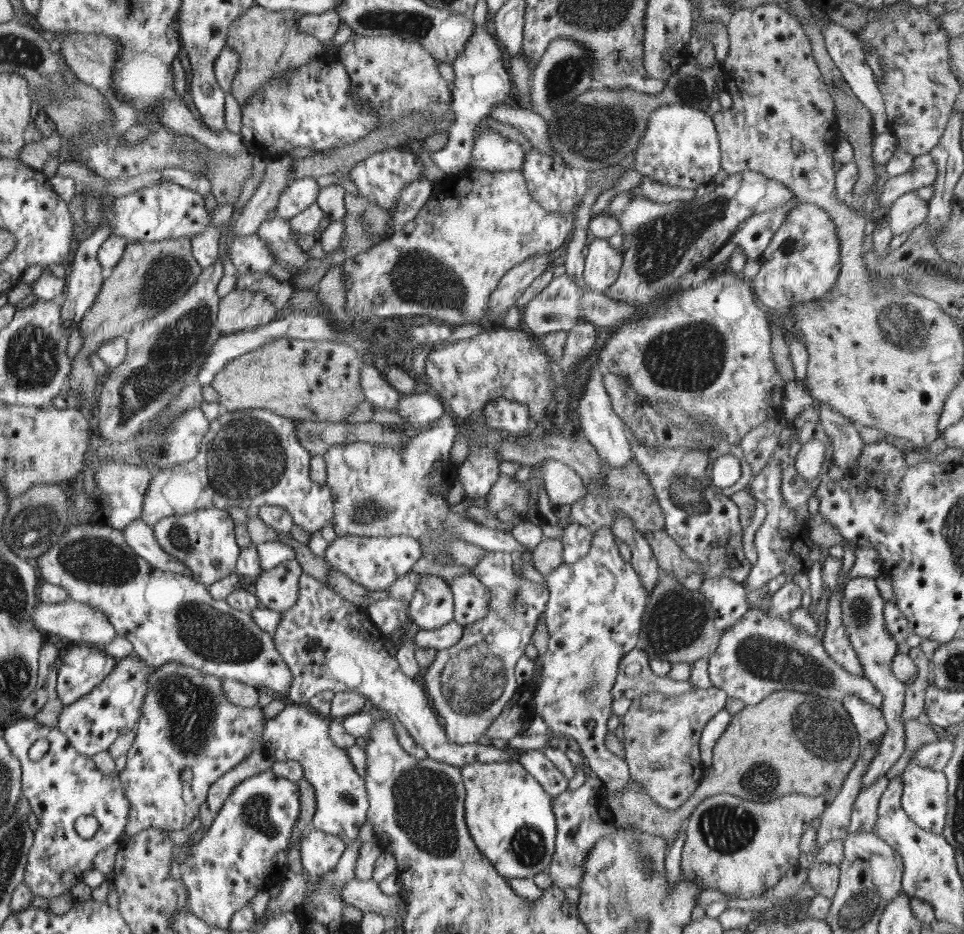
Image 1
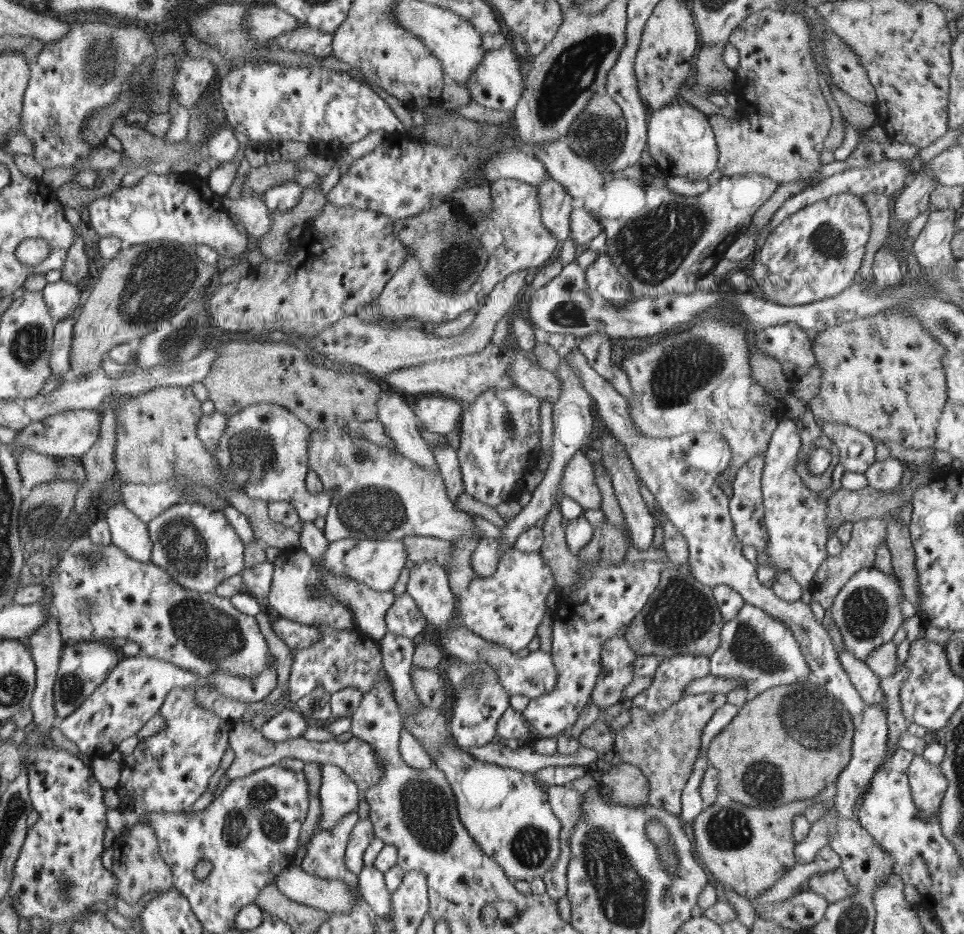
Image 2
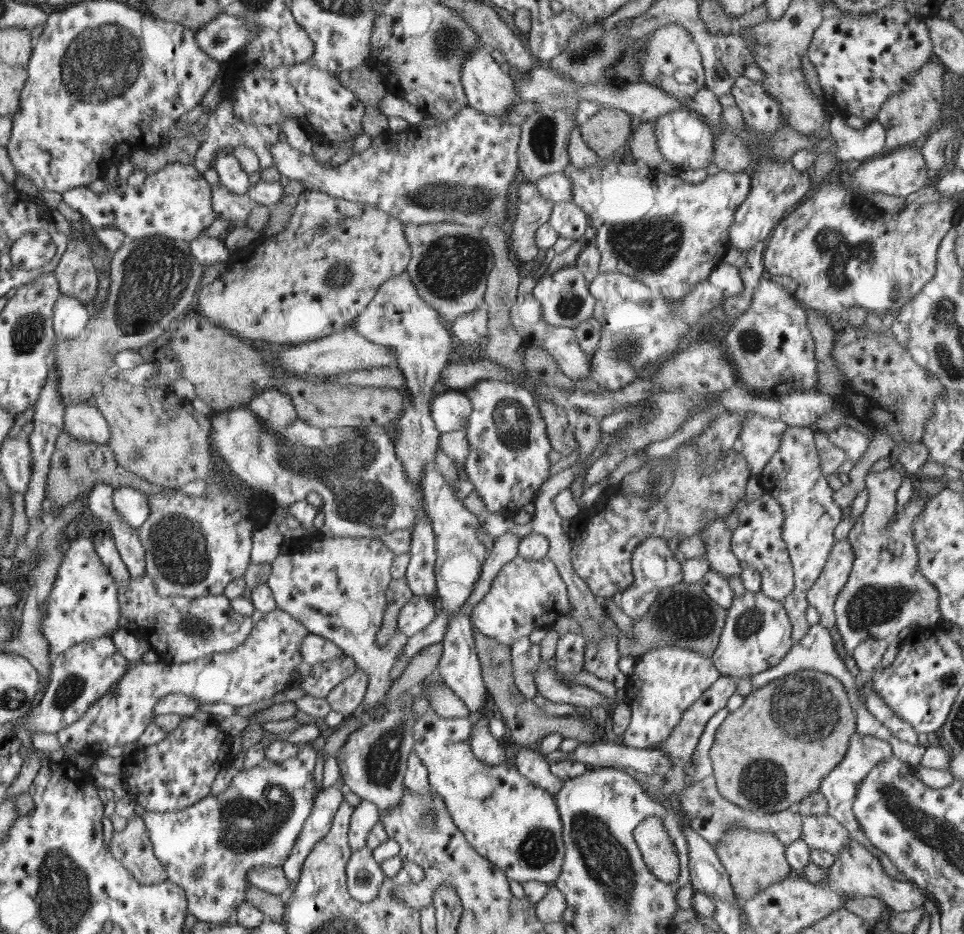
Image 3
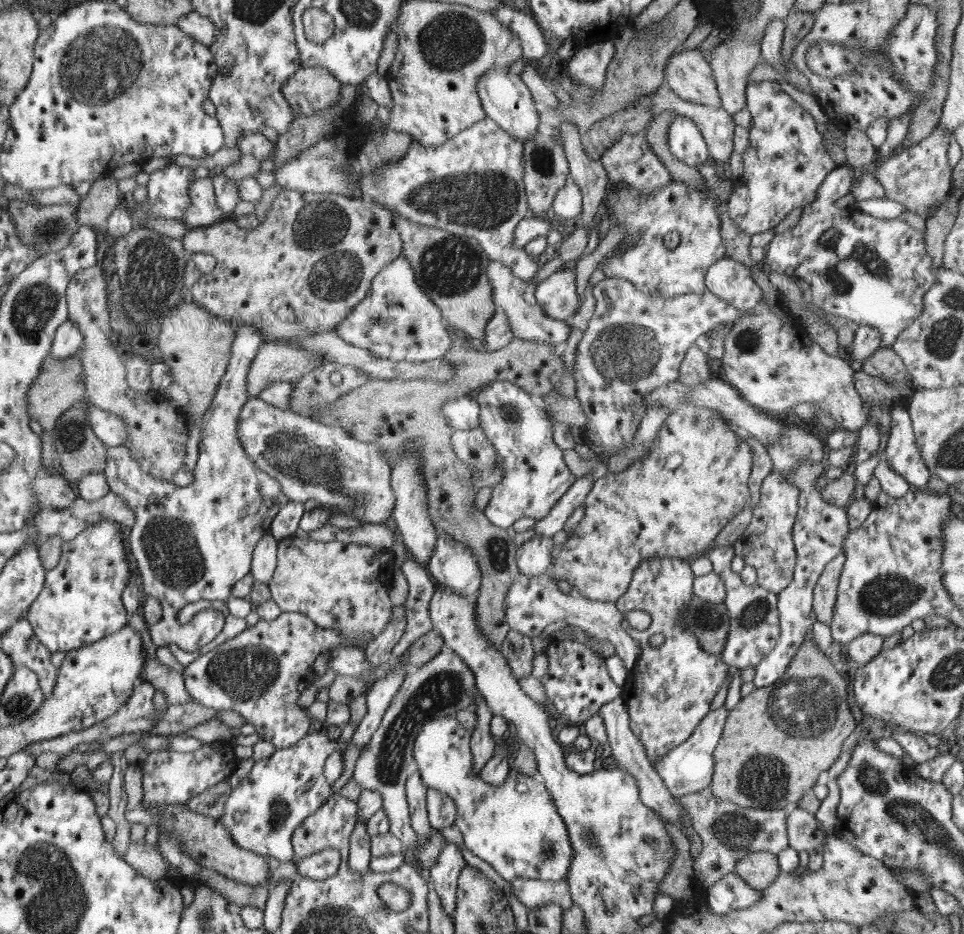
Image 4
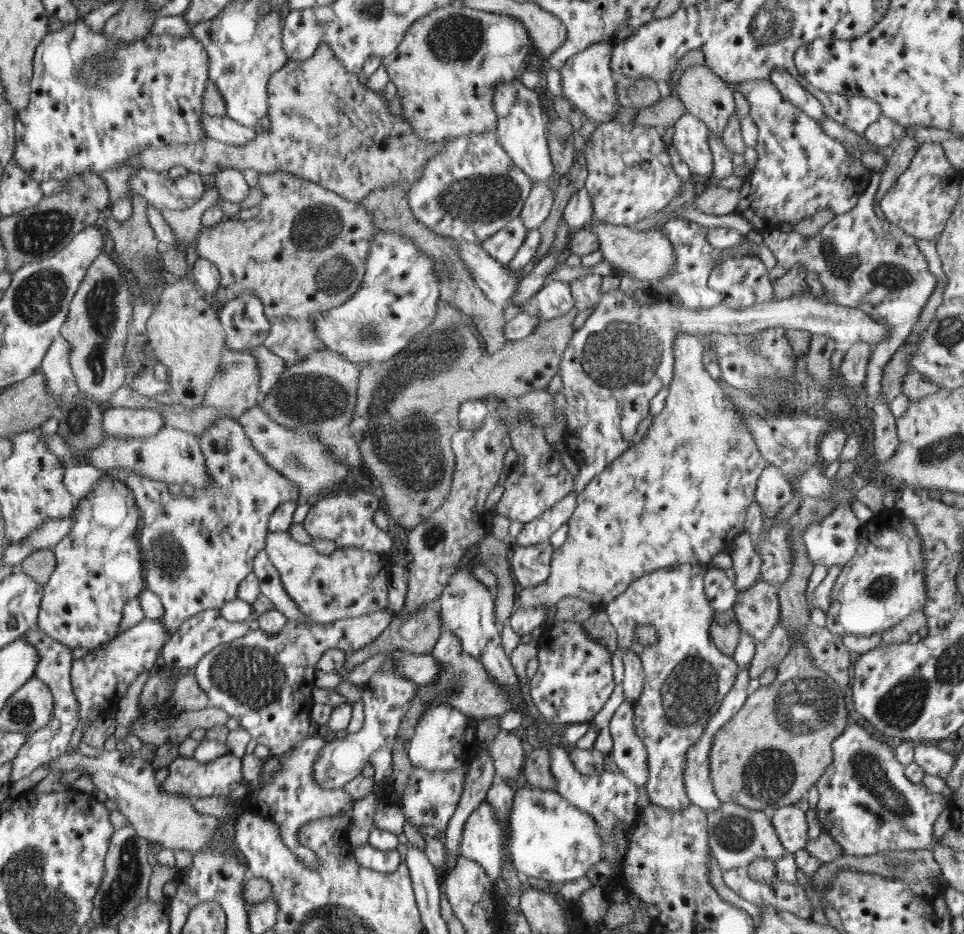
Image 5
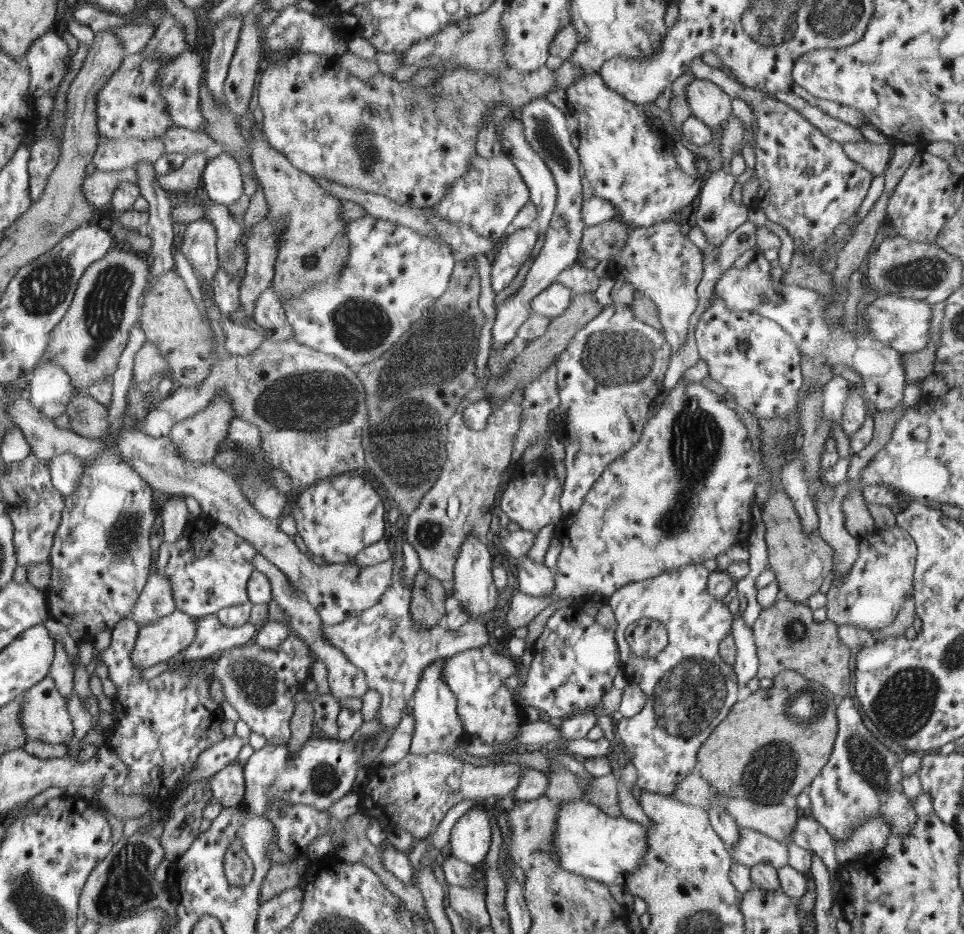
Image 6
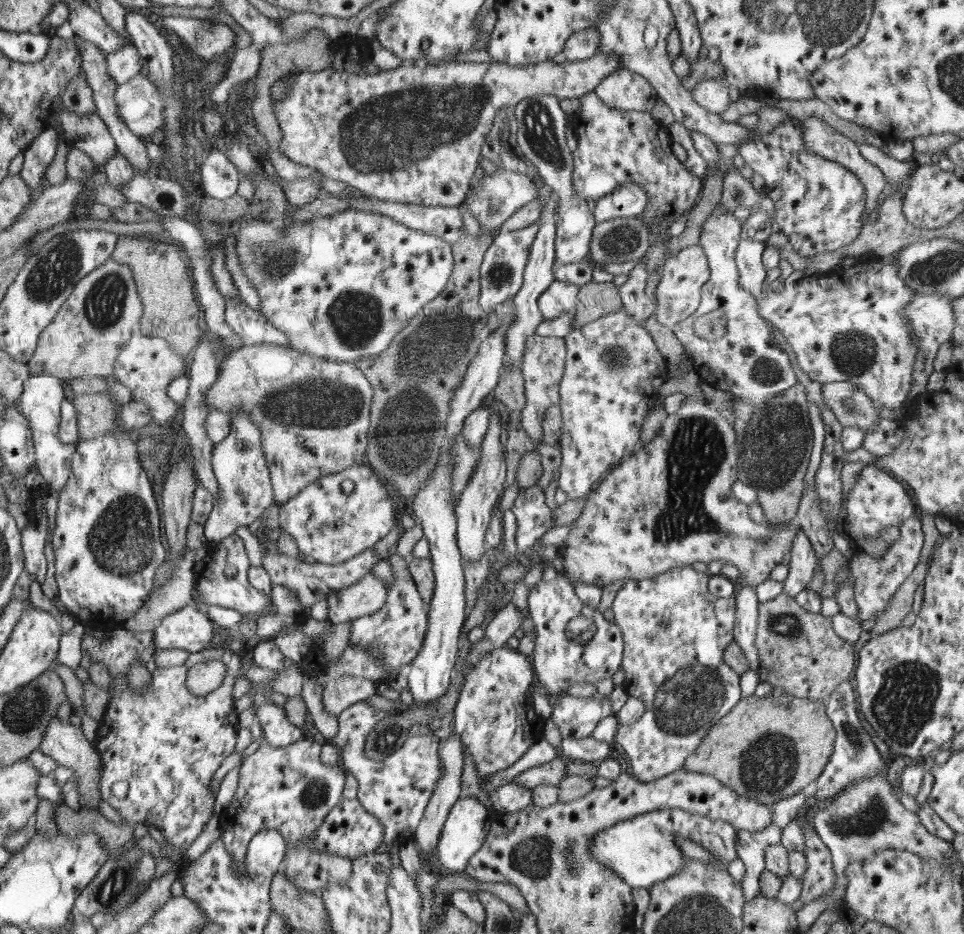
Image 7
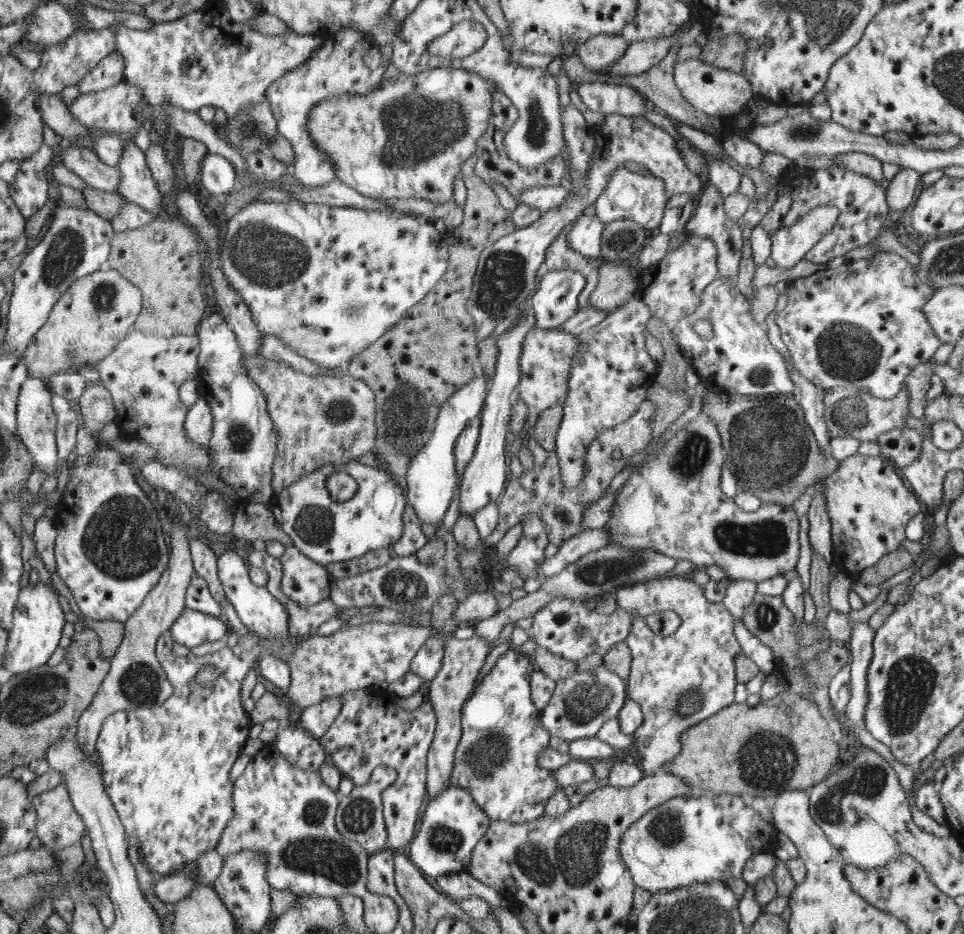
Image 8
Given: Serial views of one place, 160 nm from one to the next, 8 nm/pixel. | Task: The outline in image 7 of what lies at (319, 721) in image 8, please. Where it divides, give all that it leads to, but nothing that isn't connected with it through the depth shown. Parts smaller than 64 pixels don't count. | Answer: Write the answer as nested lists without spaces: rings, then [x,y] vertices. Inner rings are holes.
[[[341,676],[329,682],[322,693],[323,708],[338,716],[352,704],[364,701],[377,692],[377,683],[363,676]]]

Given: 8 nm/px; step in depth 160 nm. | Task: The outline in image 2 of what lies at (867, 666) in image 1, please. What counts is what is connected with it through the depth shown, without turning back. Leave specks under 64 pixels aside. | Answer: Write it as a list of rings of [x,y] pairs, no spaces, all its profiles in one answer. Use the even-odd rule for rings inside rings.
[[[875,567],[863,568],[850,577],[834,597],[831,606],[834,622],[840,630],[846,650],[865,662],[875,648],[891,641],[904,621],[900,609],[900,601],[903,600],[901,592],[903,590],[895,573],[888,575]]]

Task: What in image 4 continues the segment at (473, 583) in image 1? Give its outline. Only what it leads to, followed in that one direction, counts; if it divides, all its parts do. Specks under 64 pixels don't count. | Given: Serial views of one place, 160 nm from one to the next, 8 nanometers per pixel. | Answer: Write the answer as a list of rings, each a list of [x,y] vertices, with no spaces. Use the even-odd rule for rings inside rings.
[[[545,572],[538,576],[526,576],[519,573],[507,592],[506,613],[510,630],[518,631],[526,636],[542,635],[548,624],[564,620],[572,628],[581,628],[593,639],[608,640],[615,646],[616,654],[622,659],[630,675],[641,657],[642,647],[621,626],[622,614],[615,603],[590,600],[575,592],[562,593],[557,583]]]

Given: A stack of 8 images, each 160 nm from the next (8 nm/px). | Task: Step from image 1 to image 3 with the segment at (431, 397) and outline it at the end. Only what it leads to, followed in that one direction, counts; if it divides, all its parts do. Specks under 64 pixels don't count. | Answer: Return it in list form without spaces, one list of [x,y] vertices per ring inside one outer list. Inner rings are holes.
[[[438,390],[431,401],[431,417],[440,433],[466,428],[472,411],[467,396],[453,390]]]

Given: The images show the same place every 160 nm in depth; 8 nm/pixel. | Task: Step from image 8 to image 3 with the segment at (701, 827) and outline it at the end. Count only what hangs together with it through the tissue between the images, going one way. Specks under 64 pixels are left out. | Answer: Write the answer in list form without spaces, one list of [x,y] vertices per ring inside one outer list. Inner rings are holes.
[[[430,710],[417,718],[412,729],[413,750],[428,769],[431,788],[444,798],[471,847],[502,869],[510,880],[520,885],[529,881],[554,884],[566,858],[563,821],[555,798],[524,778],[514,766],[505,762],[486,765],[476,759],[470,750],[470,729],[468,717],[444,718]]]

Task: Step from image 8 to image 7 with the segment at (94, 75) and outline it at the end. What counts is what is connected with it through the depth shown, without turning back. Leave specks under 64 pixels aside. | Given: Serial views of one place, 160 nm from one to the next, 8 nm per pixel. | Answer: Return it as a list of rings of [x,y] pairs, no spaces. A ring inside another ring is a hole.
[[[128,44],[122,50],[106,55],[106,66],[109,77],[114,84],[121,85],[136,76],[141,69],[140,55],[134,44]]]

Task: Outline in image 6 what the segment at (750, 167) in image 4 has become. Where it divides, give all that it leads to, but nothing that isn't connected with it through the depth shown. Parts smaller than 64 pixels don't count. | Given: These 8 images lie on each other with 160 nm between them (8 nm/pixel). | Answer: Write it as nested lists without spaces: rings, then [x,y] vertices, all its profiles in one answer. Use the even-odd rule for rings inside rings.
[[[702,57],[691,61],[690,72],[695,78],[711,80],[717,84],[731,98],[742,98],[752,109],[754,119],[758,124],[755,145],[755,174],[760,181],[759,189],[749,209],[764,210],[770,222],[776,222],[783,226],[790,238],[794,240],[795,249],[817,249],[823,246],[837,225],[848,220],[861,207],[864,197],[867,195],[874,176],[863,166],[856,164],[842,150],[842,145],[828,138],[821,130],[818,130],[807,118],[804,118],[795,108],[778,100],[773,94],[756,90],[751,86],[736,83],[716,67],[709,66]]]

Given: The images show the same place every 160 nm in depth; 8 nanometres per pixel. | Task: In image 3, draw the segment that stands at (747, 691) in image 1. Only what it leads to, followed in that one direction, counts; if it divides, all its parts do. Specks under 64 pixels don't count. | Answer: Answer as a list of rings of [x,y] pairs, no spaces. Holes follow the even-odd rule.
[[[725,576],[733,592],[732,604],[727,608],[718,646],[710,657],[721,675],[736,678],[750,677],[777,666],[793,646],[792,623],[781,601],[770,598],[762,592],[752,592],[744,588],[737,577]],[[854,732],[854,735],[850,738],[850,745],[848,746],[846,755],[840,759],[836,768],[822,780],[819,791],[824,794],[828,801],[827,815],[832,816],[837,822],[840,822],[849,832],[849,836],[851,836],[852,839],[856,839],[863,847],[872,851],[880,859],[885,874],[888,874],[894,879],[898,878],[901,882],[907,882],[908,880],[905,876],[898,874],[898,869],[895,864],[875,846],[870,844],[870,841],[866,838],[864,831],[859,825],[860,823],[858,823],[852,811],[852,804],[854,804],[854,798],[856,798],[858,784],[864,780],[864,776],[866,776],[868,772],[871,772],[872,768],[874,768],[878,762],[882,762],[882,760],[886,760],[890,756],[893,756],[893,750],[888,743],[880,741],[880,739],[874,736],[860,735],[860,733]]]

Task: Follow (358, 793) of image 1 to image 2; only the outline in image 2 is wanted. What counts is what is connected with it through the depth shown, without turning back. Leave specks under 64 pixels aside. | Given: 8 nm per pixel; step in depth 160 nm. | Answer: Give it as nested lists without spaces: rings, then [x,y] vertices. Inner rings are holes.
[[[285,708],[264,722],[260,733],[270,742],[288,742],[302,738],[308,728],[306,717]],[[320,764],[321,785],[319,798],[321,804],[321,830],[334,828],[340,819],[357,812],[359,787],[338,765]]]

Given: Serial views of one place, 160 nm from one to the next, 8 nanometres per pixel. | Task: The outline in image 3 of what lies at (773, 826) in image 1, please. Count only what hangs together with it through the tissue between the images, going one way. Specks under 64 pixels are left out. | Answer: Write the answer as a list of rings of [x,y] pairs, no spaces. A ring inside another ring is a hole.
[[[733,824],[714,850],[727,871],[735,896],[740,902],[750,900],[763,888],[778,884],[794,873],[786,860],[785,846],[768,831],[758,832]]]

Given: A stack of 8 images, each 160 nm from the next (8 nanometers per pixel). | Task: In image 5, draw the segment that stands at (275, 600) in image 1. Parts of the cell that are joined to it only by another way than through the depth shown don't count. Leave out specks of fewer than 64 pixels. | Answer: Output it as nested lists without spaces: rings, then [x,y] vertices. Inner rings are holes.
[[[268,531],[266,547],[263,548],[282,577],[287,593],[299,604],[300,610],[316,623],[330,623],[340,619],[351,619],[378,611],[389,610],[388,581],[393,562],[387,553],[372,552],[360,546],[340,546],[330,555],[318,553],[312,545],[300,544],[286,532]]]

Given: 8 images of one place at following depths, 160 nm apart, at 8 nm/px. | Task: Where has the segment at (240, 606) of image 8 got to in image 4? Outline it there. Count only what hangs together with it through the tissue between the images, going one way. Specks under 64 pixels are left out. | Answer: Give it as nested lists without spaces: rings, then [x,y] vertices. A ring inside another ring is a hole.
[[[239,324],[239,338],[233,344],[231,364],[223,376],[219,390],[207,408],[200,424],[201,436],[198,444],[199,455],[193,470],[194,481],[184,487],[174,485],[153,477],[143,471],[139,461],[131,455],[131,449],[126,445],[107,447],[105,469],[102,471],[107,477],[111,491],[122,497],[135,511],[135,523],[128,530],[126,543],[133,556],[136,570],[143,582],[143,592],[160,601],[163,615],[156,624],[149,625],[152,642],[156,646],[169,646],[171,642],[179,645],[185,651],[201,649],[202,636],[184,636],[184,625],[179,623],[177,615],[189,603],[200,600],[227,601],[232,595],[234,586],[250,572],[250,560],[254,558],[255,548],[264,536],[268,535],[275,516],[286,506],[289,498],[283,491],[282,485],[275,477],[270,476],[263,469],[259,469],[249,459],[243,444],[239,439],[239,414],[250,399],[248,397],[248,382],[250,366],[259,348],[267,338],[258,328],[250,324]]]

